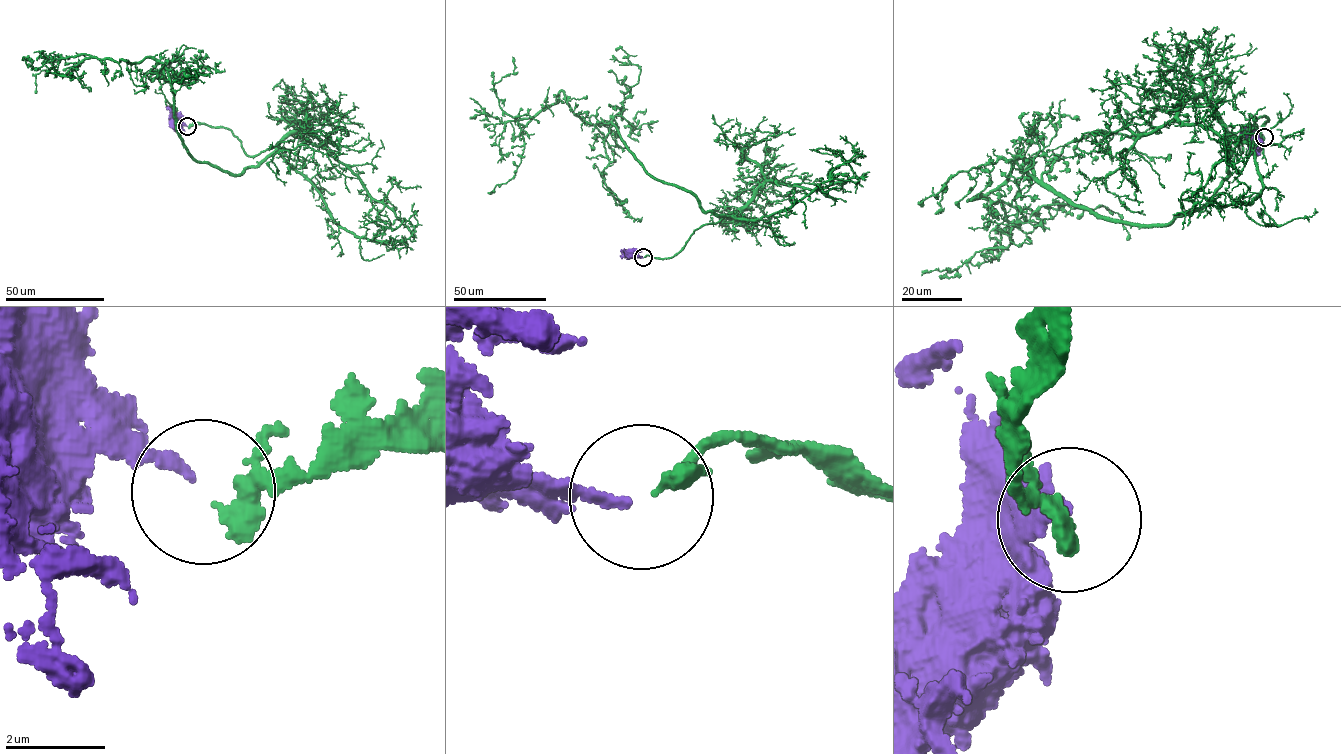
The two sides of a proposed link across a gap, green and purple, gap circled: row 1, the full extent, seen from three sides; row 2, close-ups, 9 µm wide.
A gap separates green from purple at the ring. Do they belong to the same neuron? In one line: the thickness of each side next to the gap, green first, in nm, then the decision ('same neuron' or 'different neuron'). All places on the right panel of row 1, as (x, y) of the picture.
400/170 nm | same neuron

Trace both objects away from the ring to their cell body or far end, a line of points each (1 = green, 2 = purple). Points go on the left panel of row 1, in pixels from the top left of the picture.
1: (187, 127), (275, 150), (236, 174), (193, 159), (147, 57), (44, 70), (36, 93)
2: (187, 126), (174, 123)

